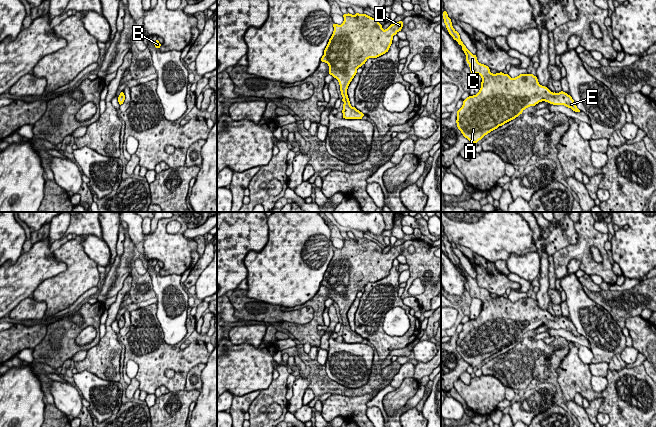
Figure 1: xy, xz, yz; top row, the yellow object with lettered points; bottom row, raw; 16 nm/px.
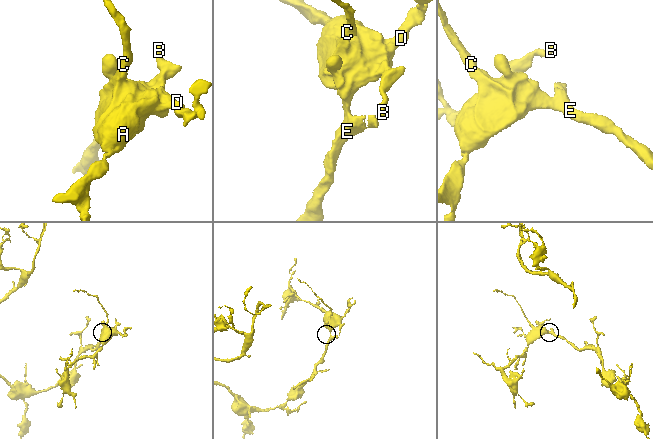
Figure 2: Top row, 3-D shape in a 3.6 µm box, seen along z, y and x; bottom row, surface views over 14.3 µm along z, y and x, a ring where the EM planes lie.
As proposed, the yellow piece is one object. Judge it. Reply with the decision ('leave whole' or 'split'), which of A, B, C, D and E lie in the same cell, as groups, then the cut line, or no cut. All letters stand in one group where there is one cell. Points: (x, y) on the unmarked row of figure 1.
leave whole; A B C D E; no cut

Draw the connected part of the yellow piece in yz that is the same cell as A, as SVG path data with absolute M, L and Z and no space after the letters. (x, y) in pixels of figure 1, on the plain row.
M446 235L443 236L443 243L449 258L462 270L471 297L482 302L479 316L467 321L457 335L457 351L473 368L499 350L518 341L526 332L542 325L564 329L580 336L570 319L563 315L551 316L547 311L540 309L533 298L520 298L511 302L502 296L491 297L489 291L479 287L476 279L463 268Z

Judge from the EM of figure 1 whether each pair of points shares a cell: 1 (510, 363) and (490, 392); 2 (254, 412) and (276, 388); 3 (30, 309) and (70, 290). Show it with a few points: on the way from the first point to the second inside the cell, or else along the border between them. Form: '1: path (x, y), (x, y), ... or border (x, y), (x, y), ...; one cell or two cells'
1: border (482, 374), (493, 375), (506, 387); two cells
2: path (257, 406), (270, 394); one cell
3: border (32, 296), (36, 300), (45, 303), (45, 315); two cells

